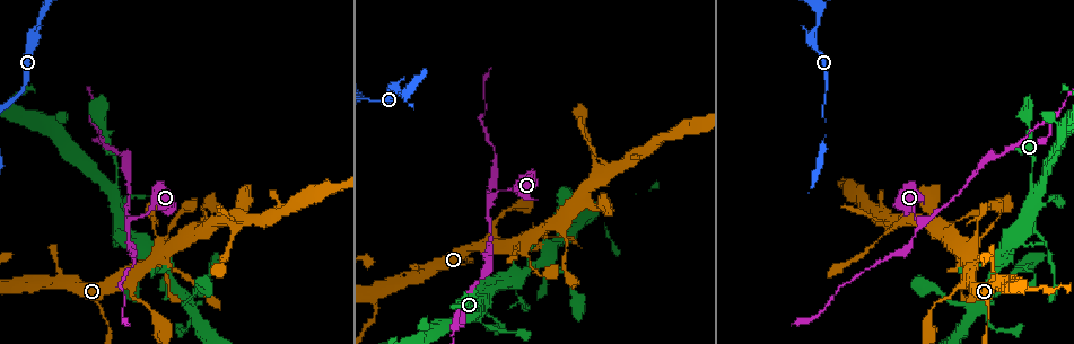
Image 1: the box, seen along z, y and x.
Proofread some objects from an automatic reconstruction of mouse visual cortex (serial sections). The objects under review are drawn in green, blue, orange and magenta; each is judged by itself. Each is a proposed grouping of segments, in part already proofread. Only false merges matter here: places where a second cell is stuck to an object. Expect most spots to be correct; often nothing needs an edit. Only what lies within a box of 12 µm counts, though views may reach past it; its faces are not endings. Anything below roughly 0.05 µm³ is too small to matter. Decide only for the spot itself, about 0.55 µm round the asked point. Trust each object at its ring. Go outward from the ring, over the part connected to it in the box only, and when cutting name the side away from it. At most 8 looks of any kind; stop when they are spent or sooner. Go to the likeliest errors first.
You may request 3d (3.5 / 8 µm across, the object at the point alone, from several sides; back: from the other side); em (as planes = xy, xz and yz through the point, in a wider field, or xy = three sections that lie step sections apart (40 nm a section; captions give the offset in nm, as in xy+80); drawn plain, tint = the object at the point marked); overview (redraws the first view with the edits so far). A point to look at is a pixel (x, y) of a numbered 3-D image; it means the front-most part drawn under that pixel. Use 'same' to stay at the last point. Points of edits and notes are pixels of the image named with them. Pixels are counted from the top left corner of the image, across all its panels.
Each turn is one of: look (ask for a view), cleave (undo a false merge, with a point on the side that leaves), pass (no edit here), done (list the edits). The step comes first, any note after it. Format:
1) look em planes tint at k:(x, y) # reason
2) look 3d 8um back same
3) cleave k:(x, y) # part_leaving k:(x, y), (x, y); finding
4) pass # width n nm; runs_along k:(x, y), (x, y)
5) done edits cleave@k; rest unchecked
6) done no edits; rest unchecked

look 3d 3.5um at 1:(115, 186) # abrupt turn

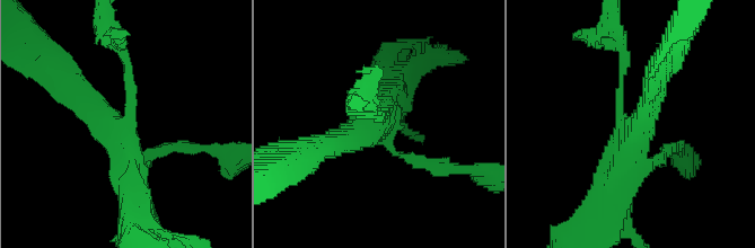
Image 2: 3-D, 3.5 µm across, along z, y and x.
look em xy step 5 tint at 2:(373, 121) # arms 4; arm_widths 150, 200, 350, 450 nm

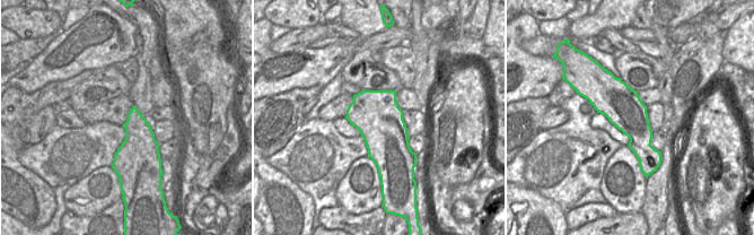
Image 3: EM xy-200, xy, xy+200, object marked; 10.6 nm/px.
pass # all the same cell

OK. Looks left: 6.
look 3d 3.5um at 1:(404, 97) # a fork

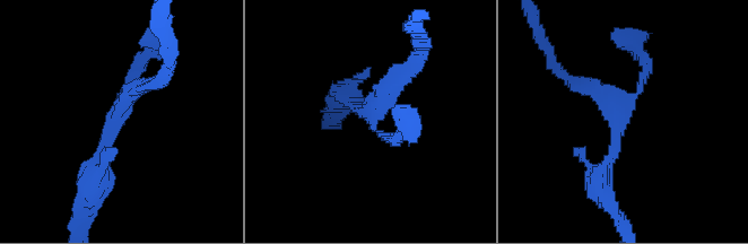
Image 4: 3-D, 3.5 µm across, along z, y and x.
look em xy step 2 tint at 4:(369, 110) # arms 3; arm_widths 150, 200, 250 nm

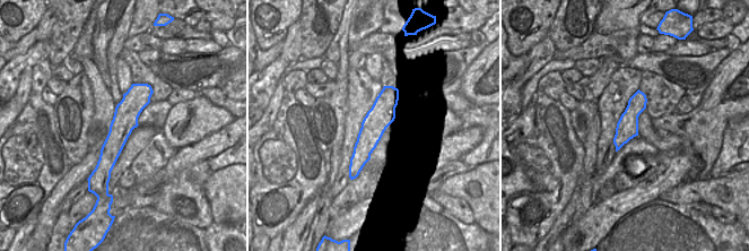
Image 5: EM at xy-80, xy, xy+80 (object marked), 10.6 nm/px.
look em planes tint same # cut it another way

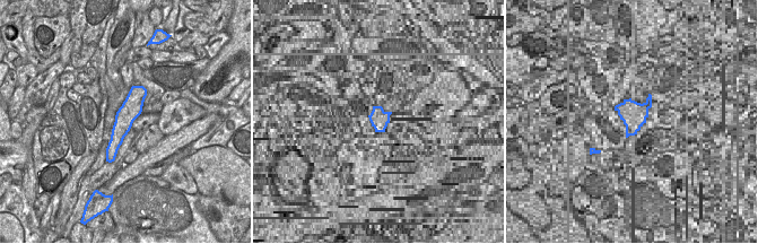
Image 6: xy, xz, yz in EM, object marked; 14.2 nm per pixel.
pass # runs_along 4:(95, 180), (123, 103), (162, 79); continuous, no second cell

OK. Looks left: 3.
look 3d 3.5um back at 1:(918, 219) # arms part here

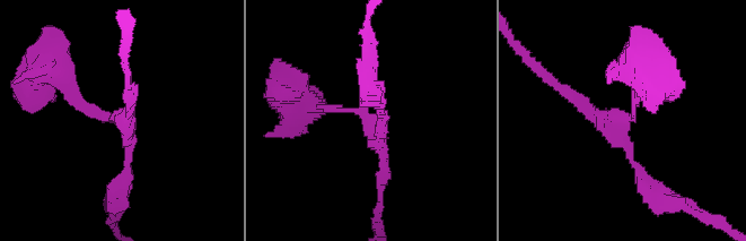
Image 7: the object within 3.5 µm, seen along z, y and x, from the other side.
look em xy step 5 tint at 7:(371, 121) # arms 3; arm_widths 150, 150, 150 nm; now the EM

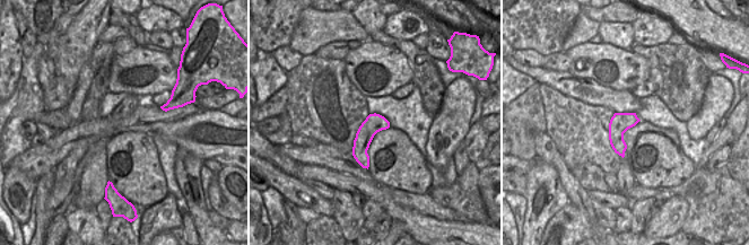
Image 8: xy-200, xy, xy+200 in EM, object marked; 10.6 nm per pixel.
pass # runs_along 7:(638, 75), (632, 117), (594, 117), (562, 92); all the same cell

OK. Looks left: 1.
done no edits; rest unchecked

